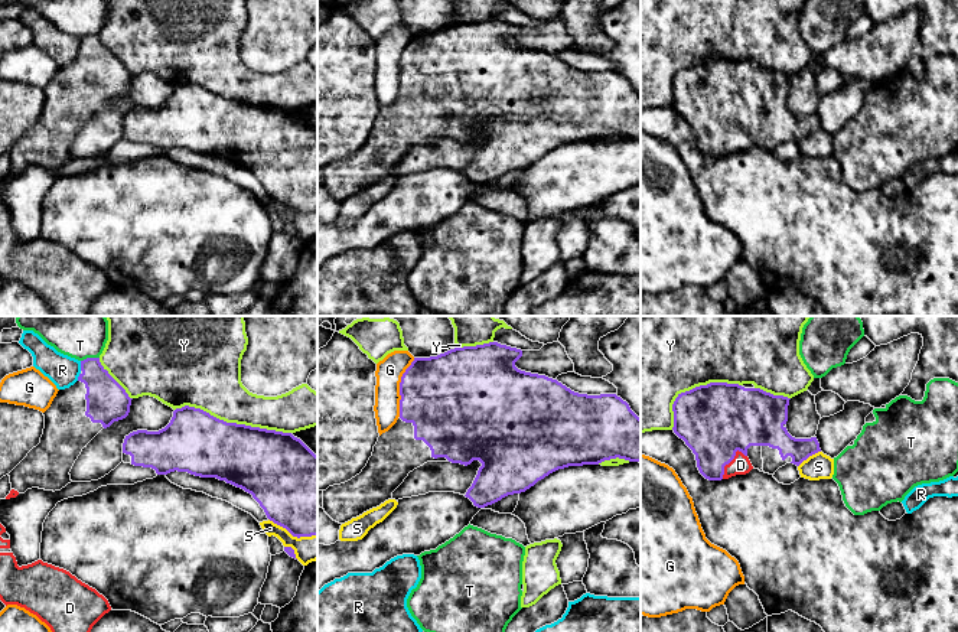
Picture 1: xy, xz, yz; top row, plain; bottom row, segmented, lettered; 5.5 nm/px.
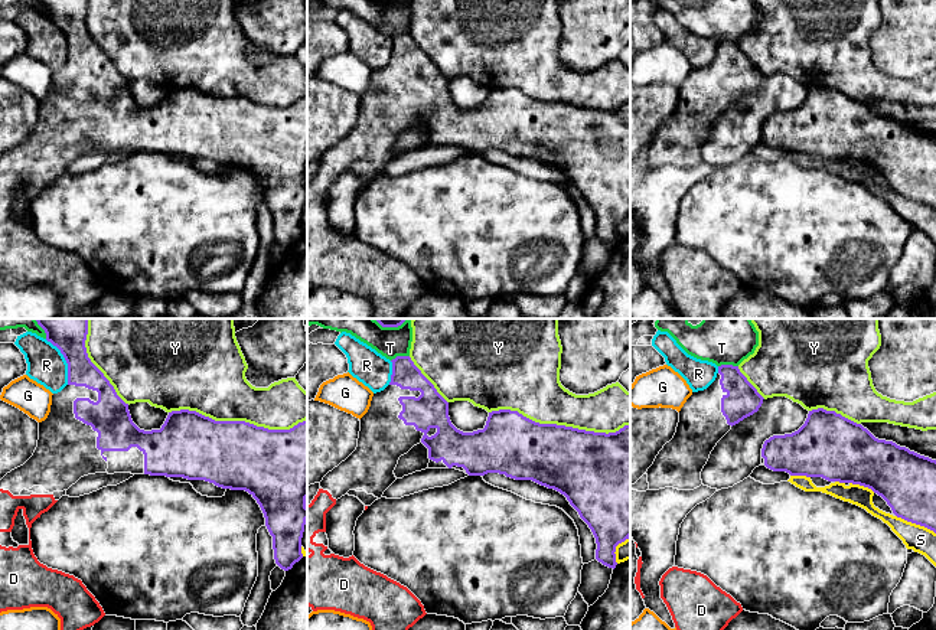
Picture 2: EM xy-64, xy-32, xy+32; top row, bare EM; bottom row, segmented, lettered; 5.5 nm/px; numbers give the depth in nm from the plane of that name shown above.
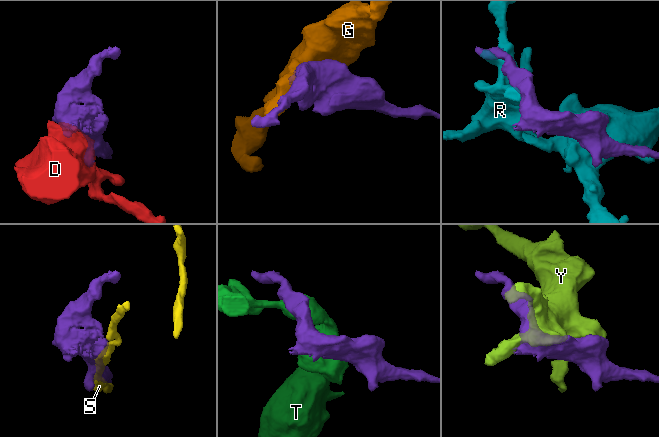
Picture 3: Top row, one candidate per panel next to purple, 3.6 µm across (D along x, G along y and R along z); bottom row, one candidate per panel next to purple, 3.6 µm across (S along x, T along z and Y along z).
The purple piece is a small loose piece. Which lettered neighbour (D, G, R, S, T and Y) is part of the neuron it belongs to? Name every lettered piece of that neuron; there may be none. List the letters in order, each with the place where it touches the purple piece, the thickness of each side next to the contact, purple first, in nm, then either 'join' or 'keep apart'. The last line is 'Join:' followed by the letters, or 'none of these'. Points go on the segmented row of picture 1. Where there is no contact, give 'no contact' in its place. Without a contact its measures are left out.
D: yz (730, 461) | 420/110 nm | join
G: xz (400, 387) | 460/150 nm | keep apart
R: xy (81, 365) | 240/170 nm | keep apart
S: xy (293, 536) | 440/140 nm | keep apart
T: xy (90, 358) | 220/380 nm | keep apart
Y: xy (233, 423) | 360/300 nm | keep apart
Join: D

